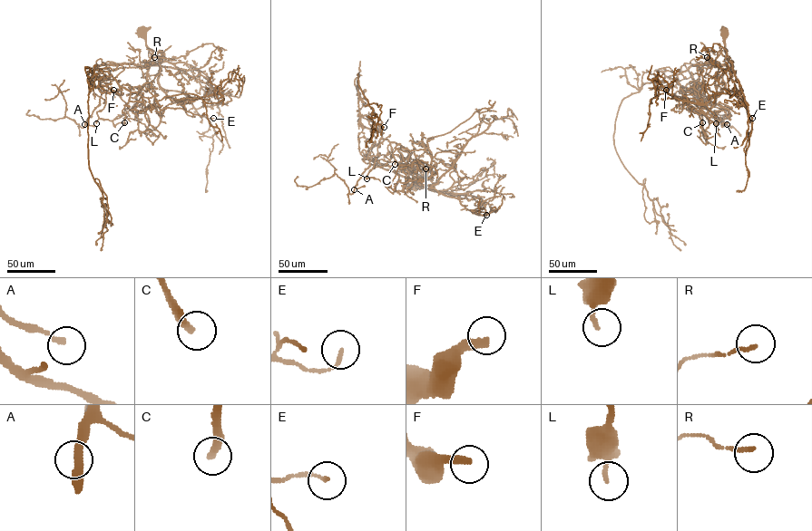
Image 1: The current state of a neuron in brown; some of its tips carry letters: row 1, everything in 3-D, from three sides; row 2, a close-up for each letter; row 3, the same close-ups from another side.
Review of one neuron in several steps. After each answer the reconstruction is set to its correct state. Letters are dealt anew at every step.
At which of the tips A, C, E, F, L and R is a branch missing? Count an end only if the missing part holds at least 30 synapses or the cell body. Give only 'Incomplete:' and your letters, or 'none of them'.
Incomplete: A, C, F

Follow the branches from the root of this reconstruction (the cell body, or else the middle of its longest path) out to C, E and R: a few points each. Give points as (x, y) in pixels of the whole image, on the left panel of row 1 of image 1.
C: (142, 32), (145, 44), (164, 60), (144, 65), (96, 66), (130, 92), (122, 111), (124, 122)
E: (142, 32), (145, 44), (165, 59), (160, 64), (159, 84), (165, 90), (183, 92), (199, 114), (213, 118)
R: (142, 32), (145, 44), (165, 60), (150, 66), (153, 61), (151, 57), (154, 57)

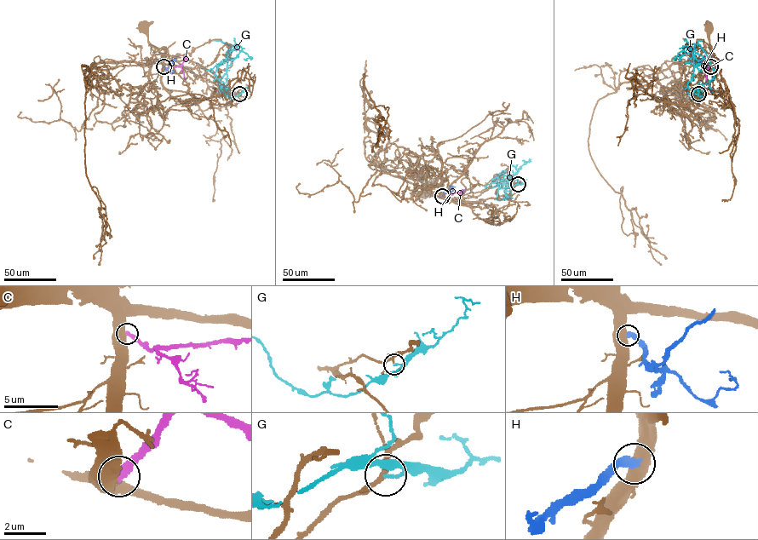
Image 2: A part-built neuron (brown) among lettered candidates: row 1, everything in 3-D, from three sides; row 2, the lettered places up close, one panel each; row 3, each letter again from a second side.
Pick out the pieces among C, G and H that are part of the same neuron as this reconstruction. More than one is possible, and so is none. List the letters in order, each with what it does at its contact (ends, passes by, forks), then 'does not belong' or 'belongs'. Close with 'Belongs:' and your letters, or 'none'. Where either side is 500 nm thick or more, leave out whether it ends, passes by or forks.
C: does not belong
G: it ends | does not belong
H: does not belong
Belongs: none

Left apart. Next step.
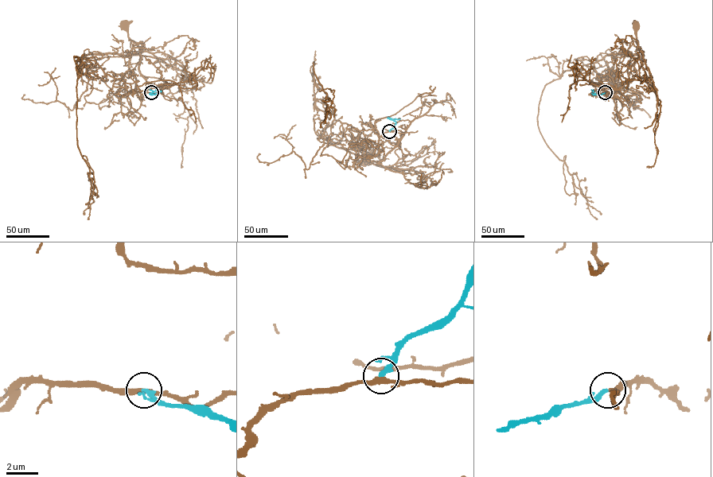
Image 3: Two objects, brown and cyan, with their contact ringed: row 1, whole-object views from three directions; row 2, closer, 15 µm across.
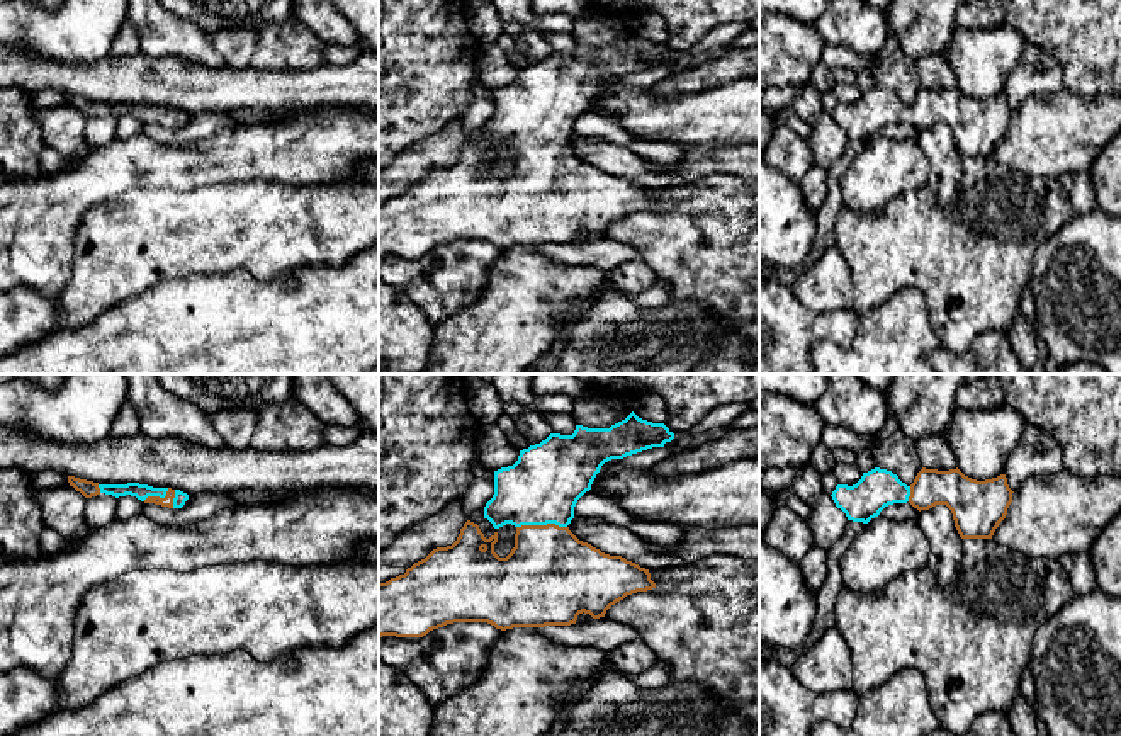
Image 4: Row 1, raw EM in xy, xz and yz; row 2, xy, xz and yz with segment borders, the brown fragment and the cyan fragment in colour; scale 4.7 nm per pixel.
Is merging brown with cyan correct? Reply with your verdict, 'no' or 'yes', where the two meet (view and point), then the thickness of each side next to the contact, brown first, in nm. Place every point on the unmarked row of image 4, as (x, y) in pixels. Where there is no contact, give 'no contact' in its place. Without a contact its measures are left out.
yes | xz (540, 145) | 440/360 nm

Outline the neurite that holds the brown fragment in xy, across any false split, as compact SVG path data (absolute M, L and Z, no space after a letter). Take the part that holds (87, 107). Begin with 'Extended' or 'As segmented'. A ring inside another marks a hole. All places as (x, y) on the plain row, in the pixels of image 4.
Extended. M68 95L70 105L80 110L85 117L97 116L100 112L119 116L136 116L144 122L155 122L168 127L182 127L189 119L189 114L180 109L172 107L153 107L148 104L139 102L127 102L127 104L99 104L93 100L80 99L75 95Z

